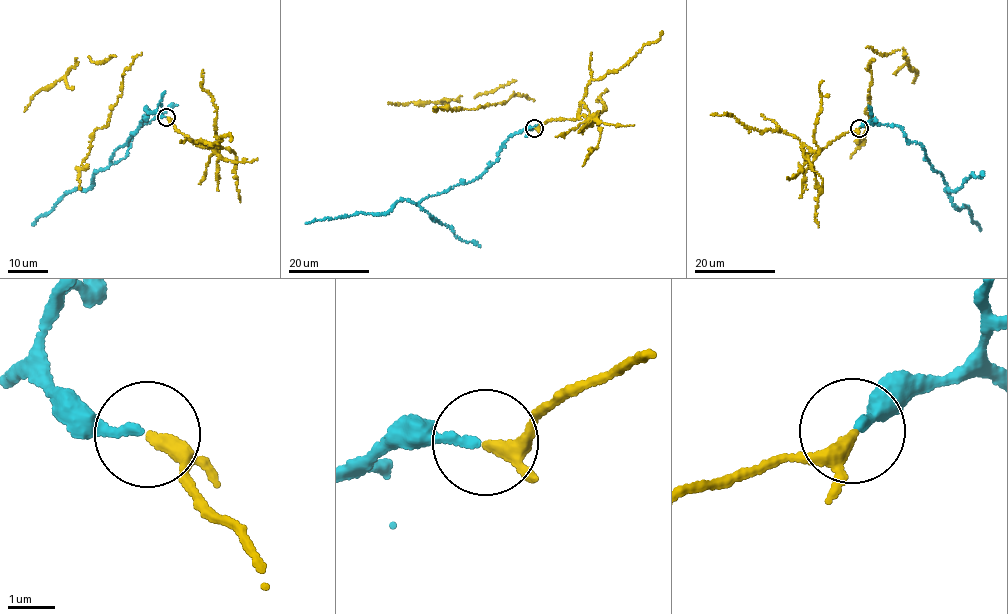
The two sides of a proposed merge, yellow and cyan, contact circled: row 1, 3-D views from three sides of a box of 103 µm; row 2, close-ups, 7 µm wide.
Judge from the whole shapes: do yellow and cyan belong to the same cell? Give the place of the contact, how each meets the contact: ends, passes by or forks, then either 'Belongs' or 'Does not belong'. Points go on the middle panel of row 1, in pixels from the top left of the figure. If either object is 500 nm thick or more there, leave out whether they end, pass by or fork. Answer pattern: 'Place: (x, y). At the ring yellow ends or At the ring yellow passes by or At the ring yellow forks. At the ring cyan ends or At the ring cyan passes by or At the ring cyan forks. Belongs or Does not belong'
Place: (534, 128). At the ring yellow passes by. At the ring cyan ends. Does not belong

